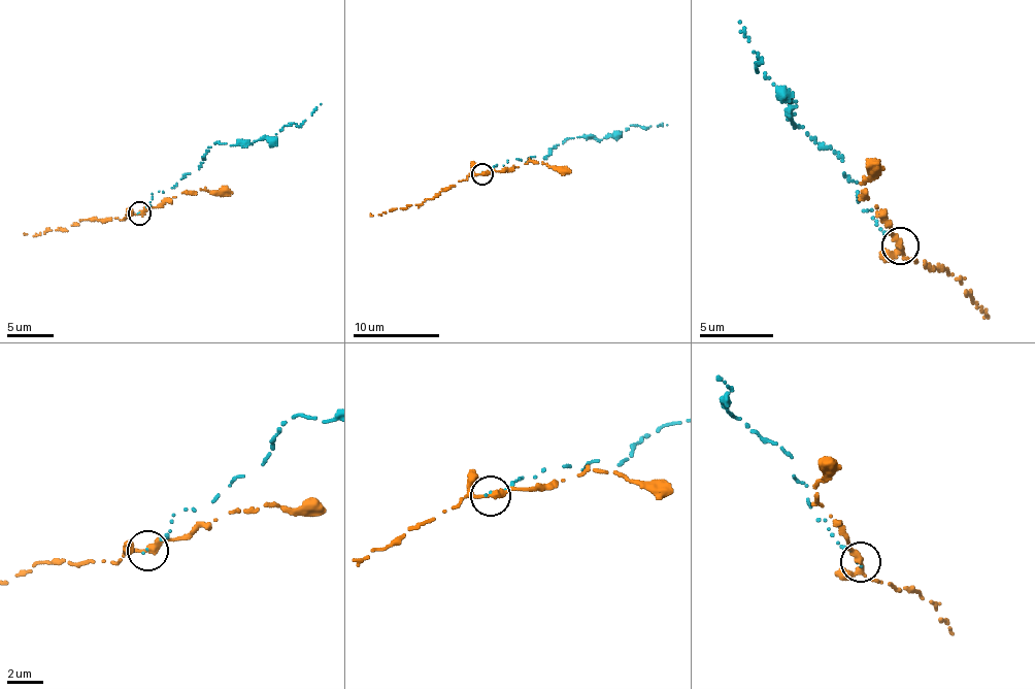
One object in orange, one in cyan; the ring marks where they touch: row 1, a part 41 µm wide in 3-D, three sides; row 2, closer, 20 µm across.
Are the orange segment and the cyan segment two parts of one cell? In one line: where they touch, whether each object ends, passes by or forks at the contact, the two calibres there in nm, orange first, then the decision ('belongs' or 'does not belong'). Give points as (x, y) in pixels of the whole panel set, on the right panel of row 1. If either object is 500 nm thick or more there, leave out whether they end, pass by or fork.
(900, 245) | orange passes by | cyan ends | 280/90 nm | does not belong

